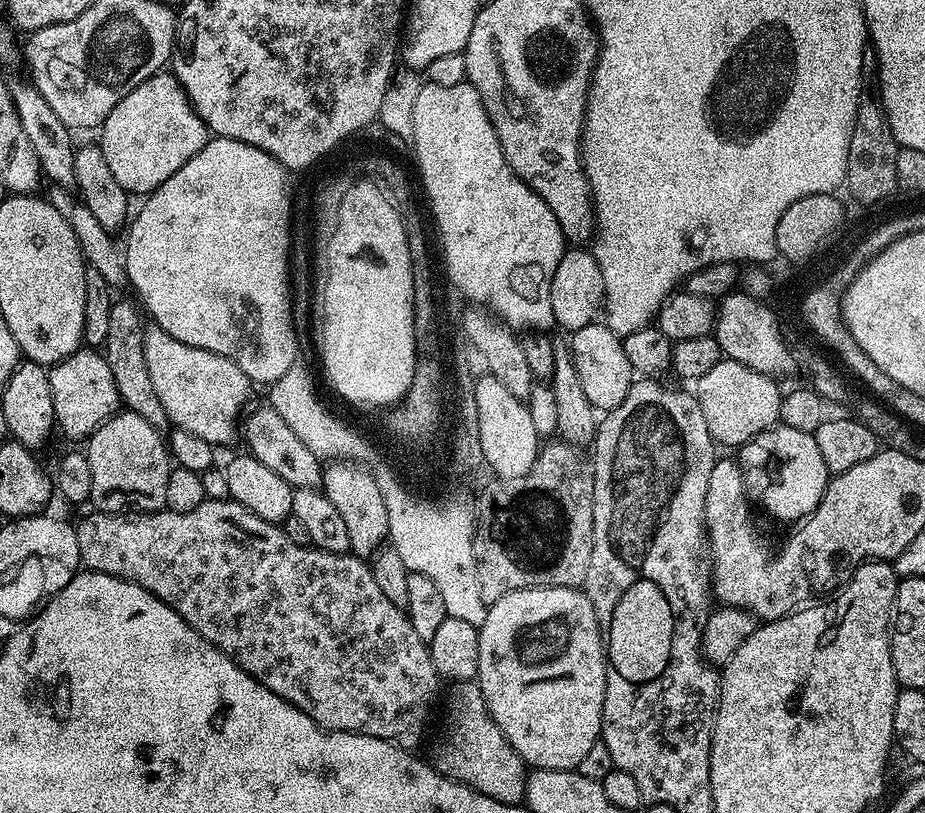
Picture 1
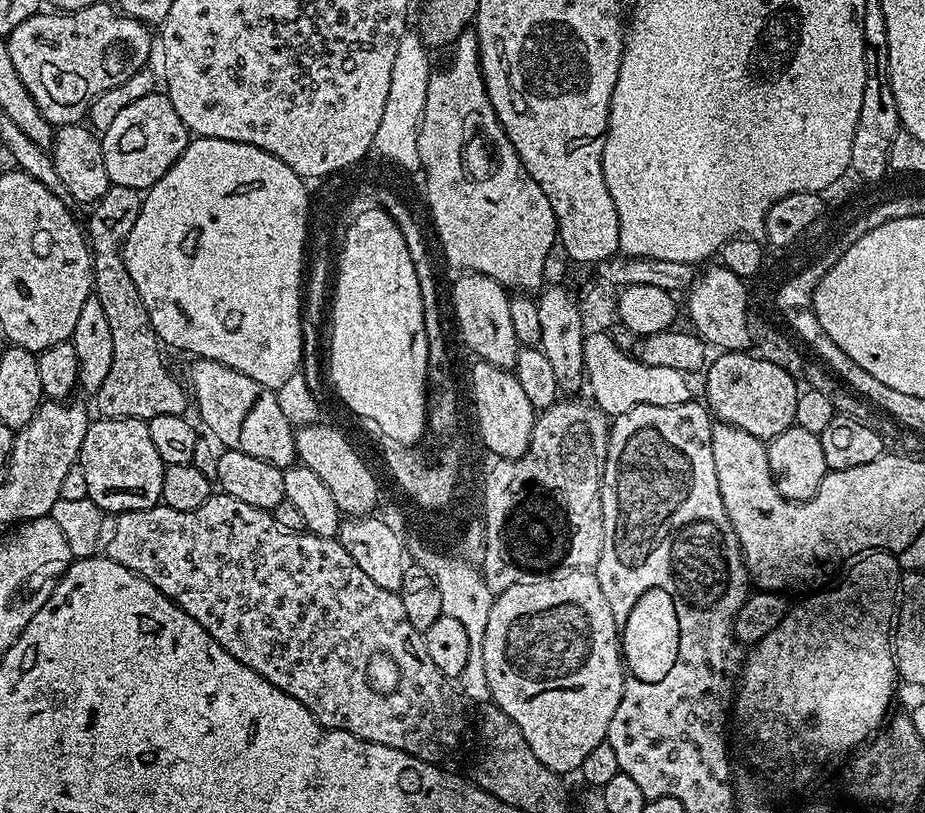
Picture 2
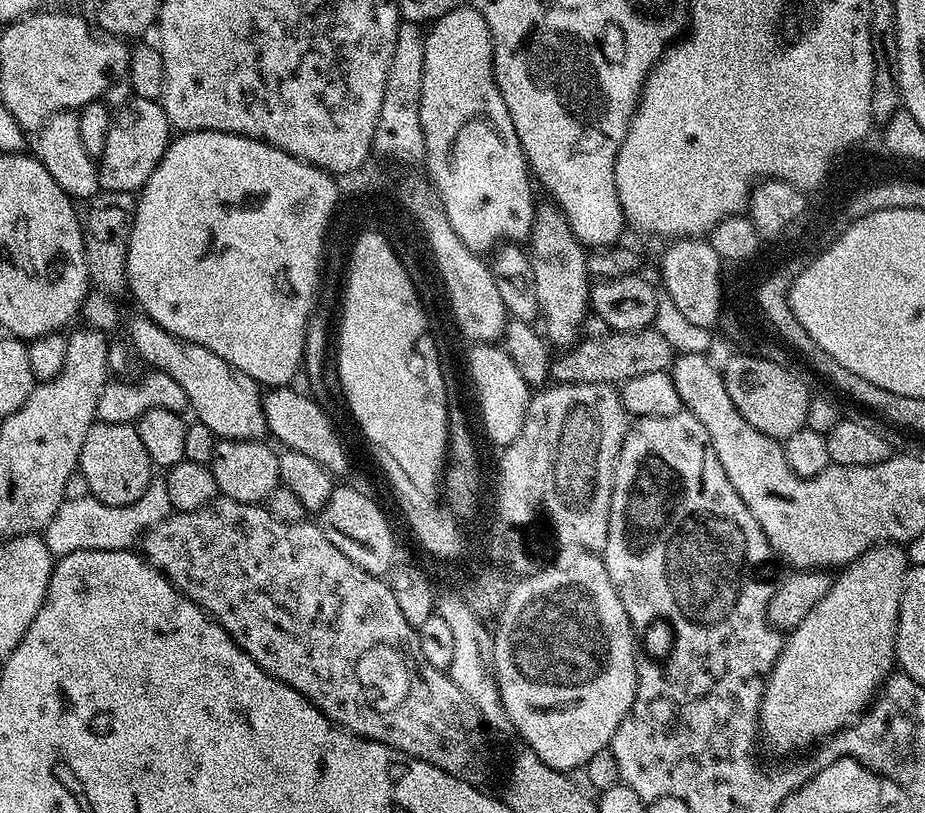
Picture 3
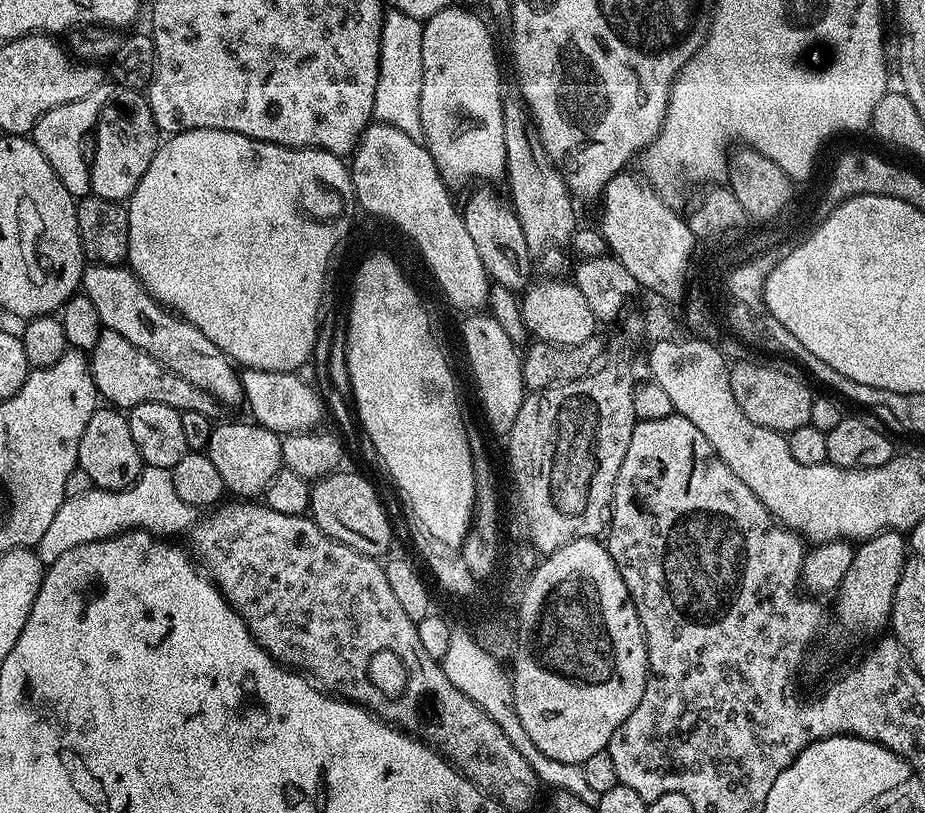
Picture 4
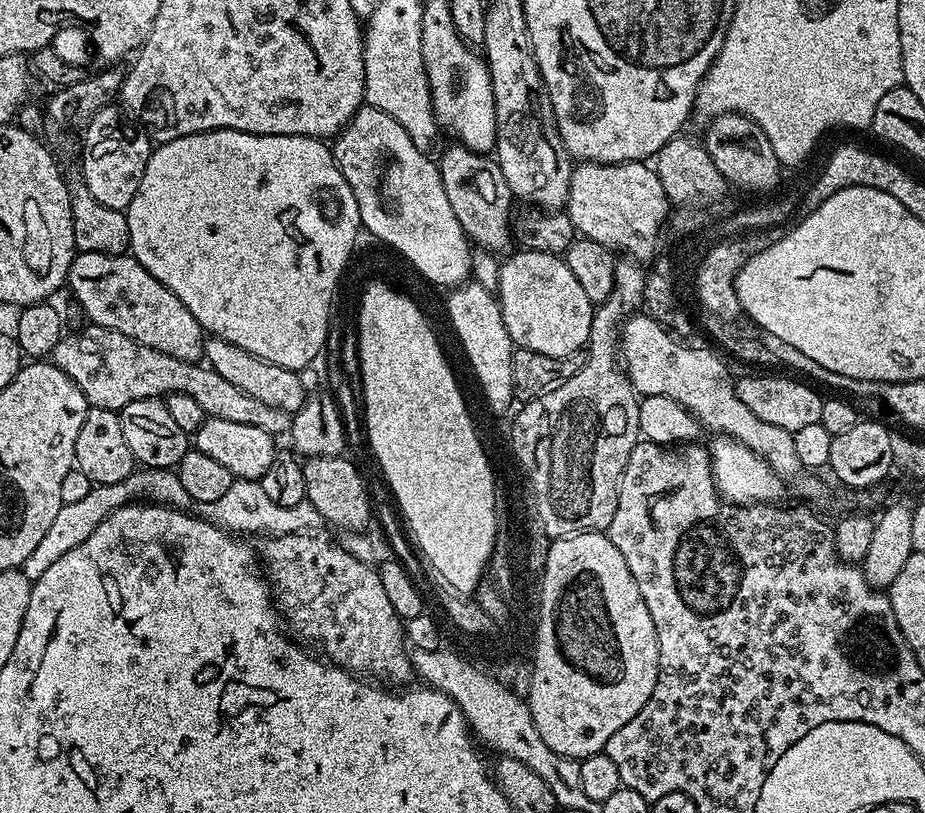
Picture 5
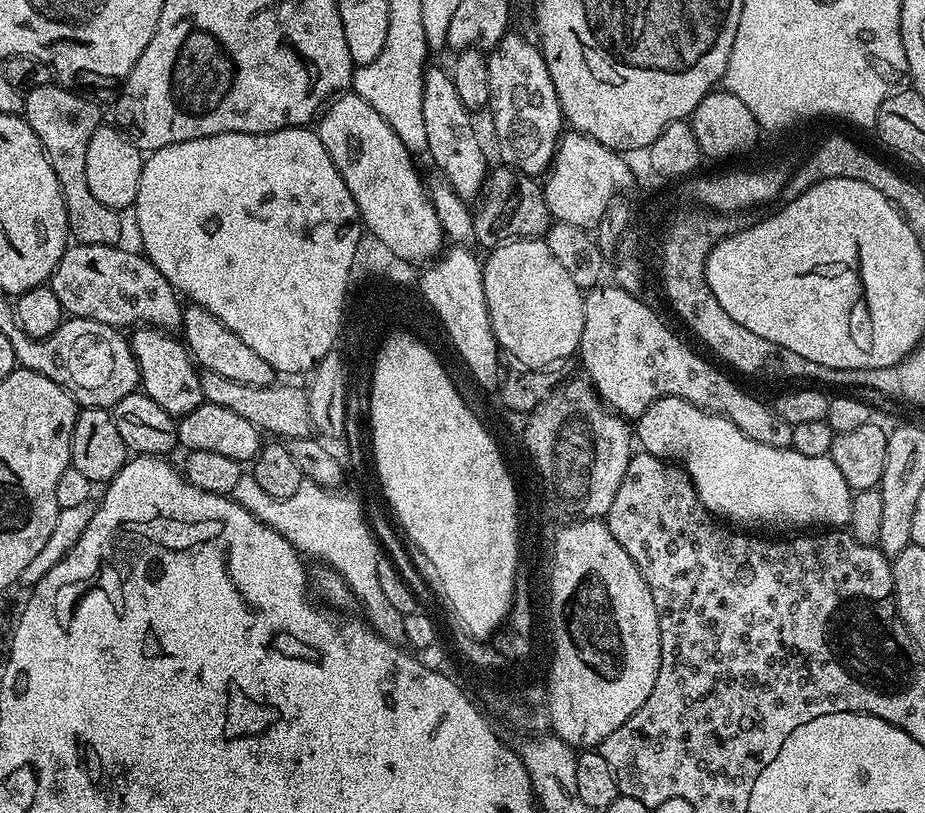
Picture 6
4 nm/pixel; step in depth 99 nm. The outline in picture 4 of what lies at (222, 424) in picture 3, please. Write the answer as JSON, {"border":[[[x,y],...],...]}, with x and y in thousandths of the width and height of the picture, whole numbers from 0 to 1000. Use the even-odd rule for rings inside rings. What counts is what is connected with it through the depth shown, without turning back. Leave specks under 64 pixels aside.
{"border":[[[96,323],[91,332],[89,359],[102,376],[105,395],[112,403],[123,406],[123,411],[132,411],[136,421],[149,426],[158,435],[162,435],[162,440],[175,445],[175,450],[201,465],[201,470],[206,470],[216,480],[223,480],[223,485],[237,492],[239,498],[258,498],[263,493],[259,458],[253,451],[252,444],[238,433],[236,426],[231,426],[231,421],[227,421],[227,416],[218,411],[218,406],[172,374],[156,355],[156,349],[142,328]]]}

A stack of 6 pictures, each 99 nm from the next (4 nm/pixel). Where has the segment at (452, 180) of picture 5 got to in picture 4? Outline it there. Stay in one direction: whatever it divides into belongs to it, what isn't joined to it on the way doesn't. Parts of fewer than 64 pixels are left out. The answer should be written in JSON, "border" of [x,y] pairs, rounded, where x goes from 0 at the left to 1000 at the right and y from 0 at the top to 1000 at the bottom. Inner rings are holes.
{"border":[[[531,230],[516,231],[519,232],[508,237],[506,247],[499,251],[504,284],[512,296],[517,317],[521,317],[521,327],[528,333],[529,346],[547,352],[557,362],[565,360],[576,343],[577,321],[569,303],[569,288],[564,288],[564,278],[558,267],[558,258],[544,240],[541,242],[538,237],[531,236],[528,232]]]}

